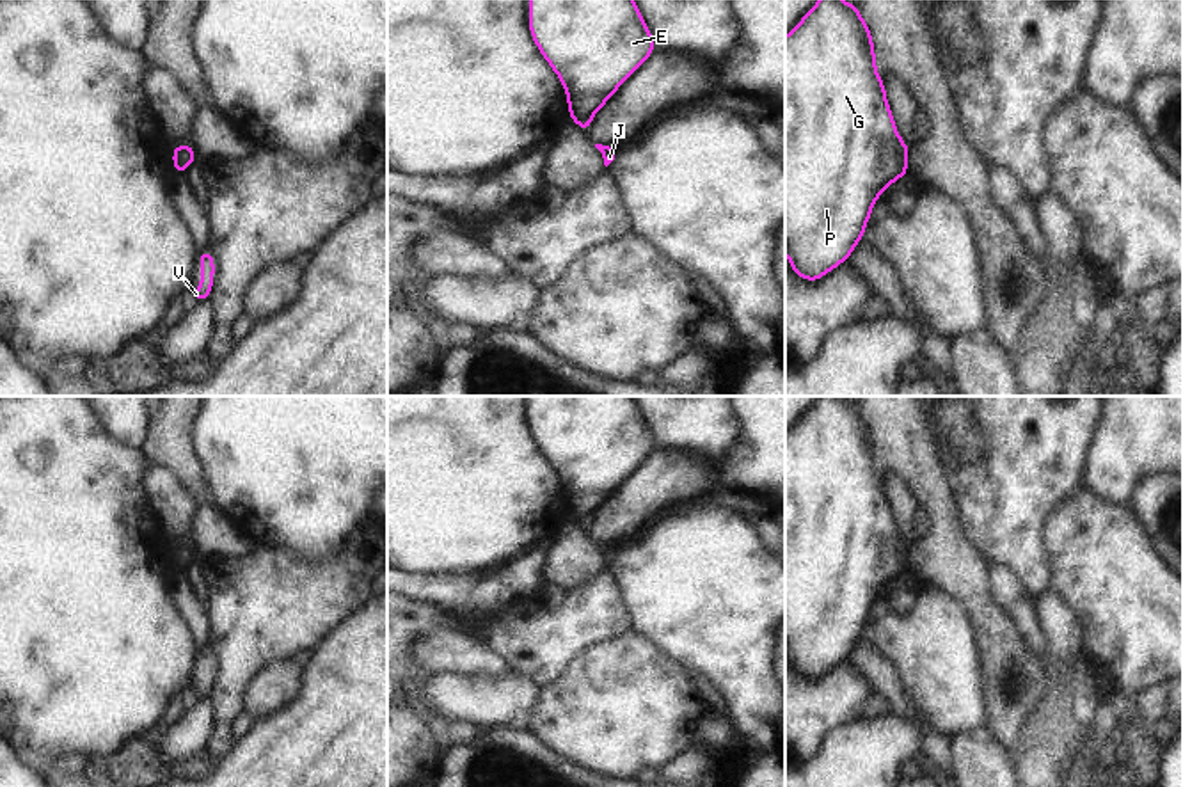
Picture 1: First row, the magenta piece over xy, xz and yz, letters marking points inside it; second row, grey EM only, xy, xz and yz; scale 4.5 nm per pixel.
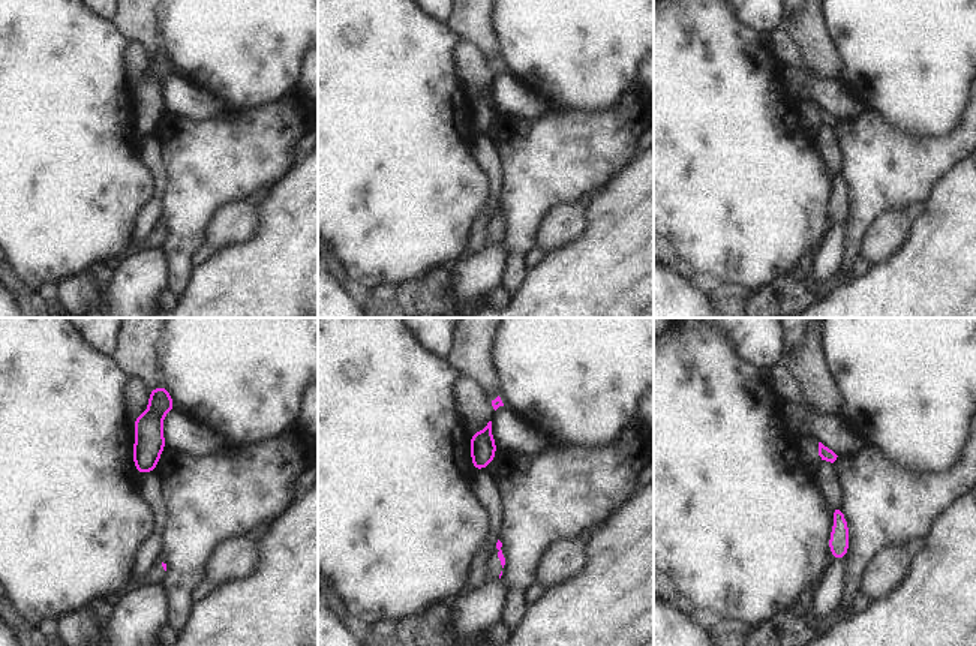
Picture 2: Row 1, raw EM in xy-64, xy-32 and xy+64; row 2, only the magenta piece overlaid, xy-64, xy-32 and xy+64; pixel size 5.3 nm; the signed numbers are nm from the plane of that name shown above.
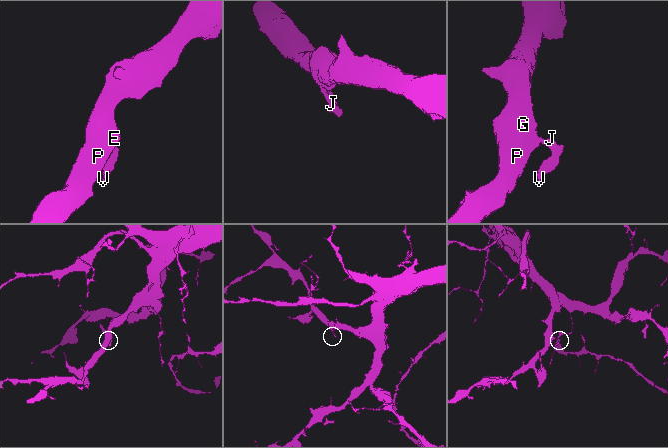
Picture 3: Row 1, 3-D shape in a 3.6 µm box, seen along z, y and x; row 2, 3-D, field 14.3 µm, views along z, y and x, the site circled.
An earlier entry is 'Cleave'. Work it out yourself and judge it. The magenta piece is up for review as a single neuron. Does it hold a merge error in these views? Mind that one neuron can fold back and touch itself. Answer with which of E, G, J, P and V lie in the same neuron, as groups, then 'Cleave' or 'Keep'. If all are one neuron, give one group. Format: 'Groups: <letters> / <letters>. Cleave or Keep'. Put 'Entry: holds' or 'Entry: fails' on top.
Entry: holds
Groups: E G P / J V. Cleave

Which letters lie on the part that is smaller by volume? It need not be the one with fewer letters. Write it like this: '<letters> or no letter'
J, V

